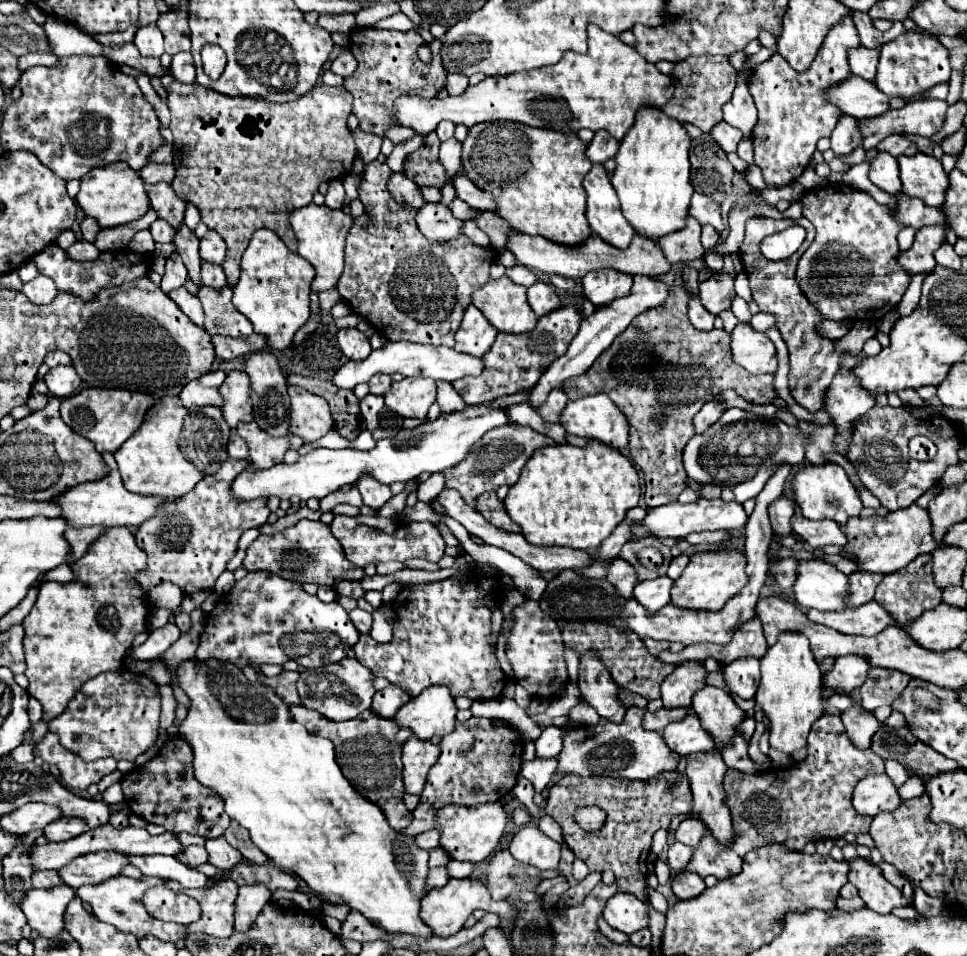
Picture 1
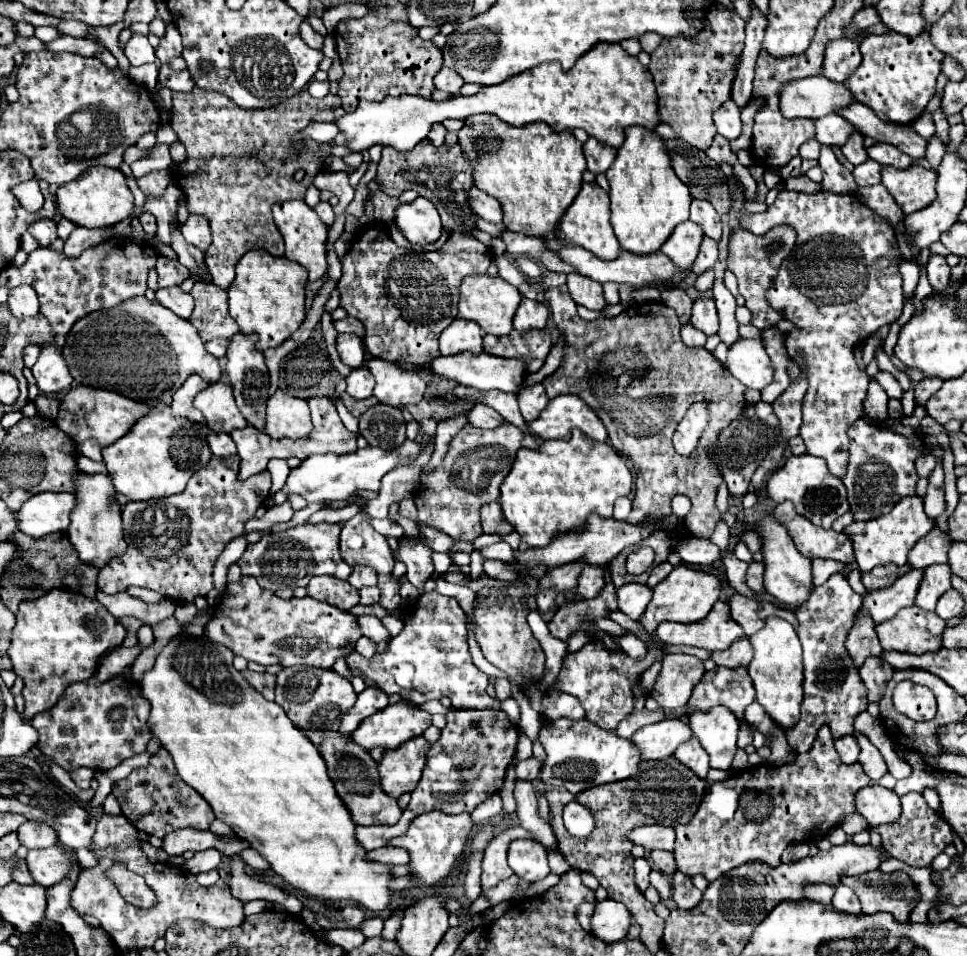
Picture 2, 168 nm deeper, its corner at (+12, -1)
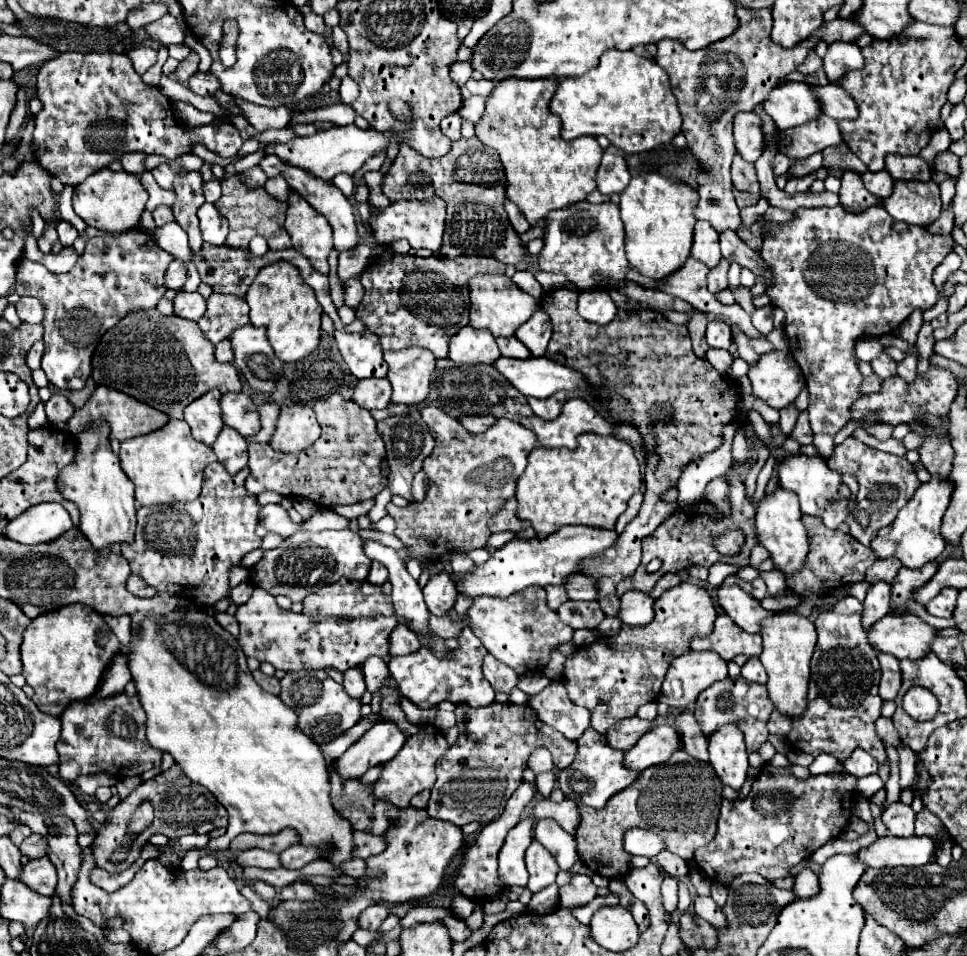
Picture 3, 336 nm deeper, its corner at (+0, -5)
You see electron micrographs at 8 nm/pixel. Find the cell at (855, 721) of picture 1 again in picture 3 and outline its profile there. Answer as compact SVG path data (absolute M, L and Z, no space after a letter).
M857 748L857 750L845 760L843 766L845 766L845 772L847 772L847 774L857 776L857 778L861 778L861 776L869 776L869 774L875 774L877 768L879 768L877 760L875 760L871 754L863 752L861 748Z

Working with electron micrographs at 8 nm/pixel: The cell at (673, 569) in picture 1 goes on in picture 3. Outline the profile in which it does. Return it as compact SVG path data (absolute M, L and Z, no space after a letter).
M665 574L665 576L661 576L661 578L659 578L659 582L655 584L655 588L651 590L653 600L657 600L665 590L669 590L669 588L677 586L679 582L681 582L681 580L679 580L679 576L677 576L677 574Z

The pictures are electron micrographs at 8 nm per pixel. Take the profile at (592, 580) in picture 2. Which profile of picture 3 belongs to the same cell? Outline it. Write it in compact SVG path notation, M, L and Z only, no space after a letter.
M569 576L565 580L565 592L569 600L595 600L595 580L591 580L589 576Z

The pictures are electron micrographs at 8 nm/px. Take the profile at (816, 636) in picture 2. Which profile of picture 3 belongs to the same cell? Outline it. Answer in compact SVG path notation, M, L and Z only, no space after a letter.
M853 596L837 602L833 610L821 612L815 620L819 634L815 654L811 658L811 682L807 708L803 716L793 718L787 740L791 748L819 756L833 754L839 762L845 762L853 748L863 748L881 764L887 754L883 742L875 732L875 720L881 716L879 686L879 660L877 650L867 642L867 632L861 626L861 602Z

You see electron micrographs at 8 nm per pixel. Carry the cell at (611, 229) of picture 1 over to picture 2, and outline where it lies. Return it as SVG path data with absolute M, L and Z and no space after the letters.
M583 182L581 192L575 196L573 204L567 208L565 216L559 220L559 230L555 234L559 238L563 238L567 244L583 246L603 260L613 260L621 252L619 242L615 240L615 232L611 232L611 224L609 224L609 196L595 182L591 182L591 184Z

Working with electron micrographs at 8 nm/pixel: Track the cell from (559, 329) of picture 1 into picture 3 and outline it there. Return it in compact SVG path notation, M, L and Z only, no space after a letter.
M511 336L511 338L497 338L497 346L501 350L501 356L511 356L511 358L519 358L519 360L531 356L529 350L515 336Z

